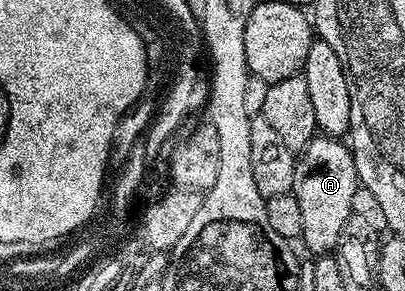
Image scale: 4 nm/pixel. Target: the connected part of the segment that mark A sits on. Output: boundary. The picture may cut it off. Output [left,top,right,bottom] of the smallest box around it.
[291,134,357,254]

